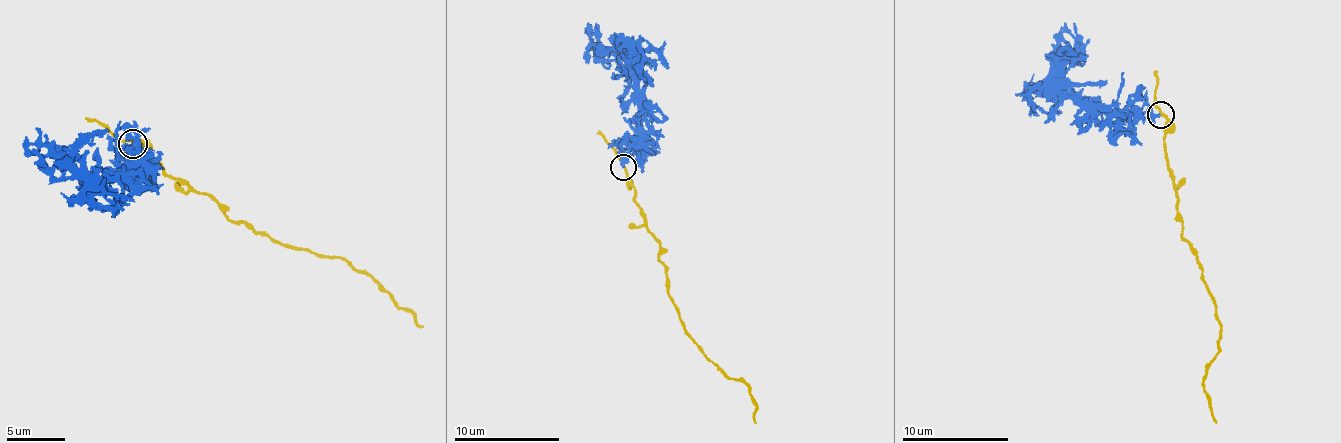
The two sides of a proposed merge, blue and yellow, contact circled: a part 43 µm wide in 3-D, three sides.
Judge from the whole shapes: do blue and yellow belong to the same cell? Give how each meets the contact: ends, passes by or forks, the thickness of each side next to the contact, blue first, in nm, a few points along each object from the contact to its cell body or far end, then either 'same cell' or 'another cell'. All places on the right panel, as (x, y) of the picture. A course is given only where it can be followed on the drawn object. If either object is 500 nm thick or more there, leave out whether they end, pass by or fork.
blue passes by | yellow passes by | 220/160 nm | blue via (1161, 115), (1074, 100), (1064, 62), (1073, 51), (1075, 41), (1065, 22) | yellow via (1161, 112), (1167, 121), (1164, 156), (1181, 215), (1182, 235), (1220, 325), (1221, 346), (1203, 384), (1216, 422) | another cell

